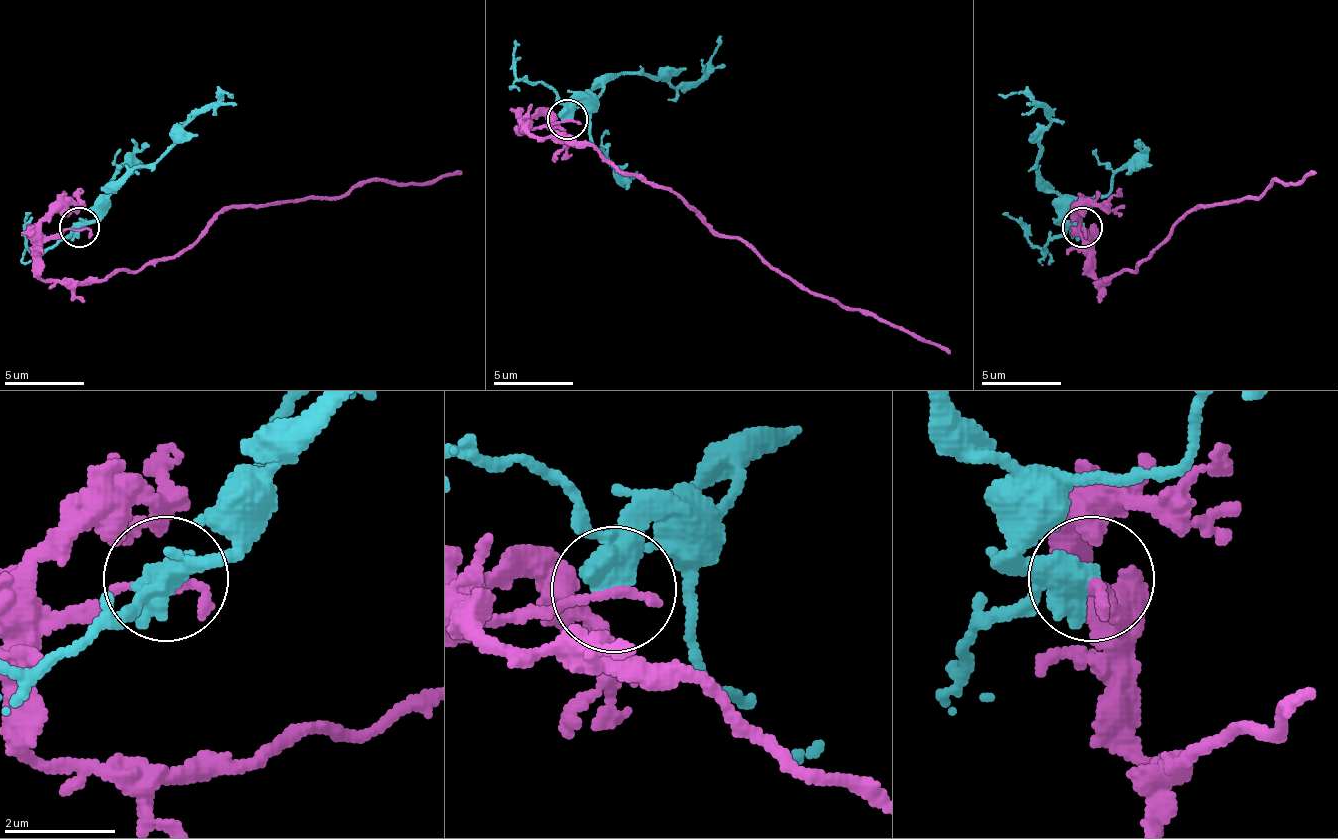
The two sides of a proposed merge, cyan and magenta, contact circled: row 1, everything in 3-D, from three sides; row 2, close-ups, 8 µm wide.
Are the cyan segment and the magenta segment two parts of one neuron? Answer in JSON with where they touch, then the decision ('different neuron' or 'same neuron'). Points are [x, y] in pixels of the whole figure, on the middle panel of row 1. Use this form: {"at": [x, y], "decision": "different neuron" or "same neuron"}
{"at": [567, 119], "decision": "different neuron"}

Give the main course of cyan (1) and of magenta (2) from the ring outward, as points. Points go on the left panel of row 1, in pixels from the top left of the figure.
1: (80, 228), (92, 220), (104, 200), (132, 171), (148, 167), (224, 91), (232, 95)
2: (80, 228), (44, 244), (44, 280), (104, 280), (180, 256), (232, 208), (460, 171)

